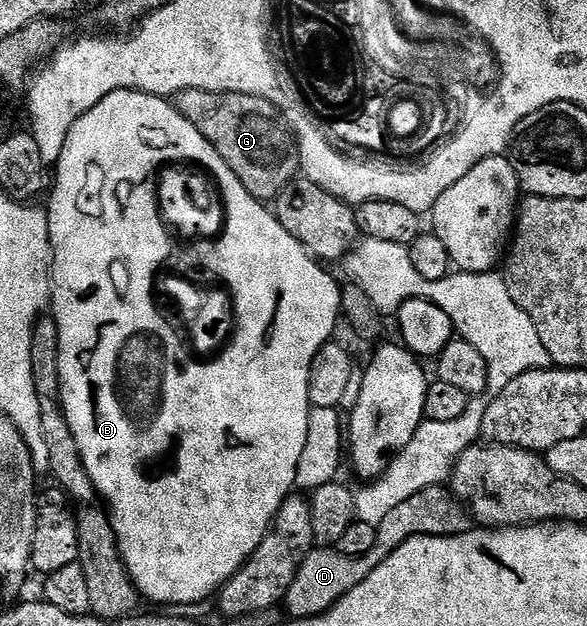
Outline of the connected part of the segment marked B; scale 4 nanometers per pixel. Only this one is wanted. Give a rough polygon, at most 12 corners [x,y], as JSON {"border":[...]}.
{"border":[[167,98],[46,203],[60,404],[137,592],[296,487],[341,284]]}

